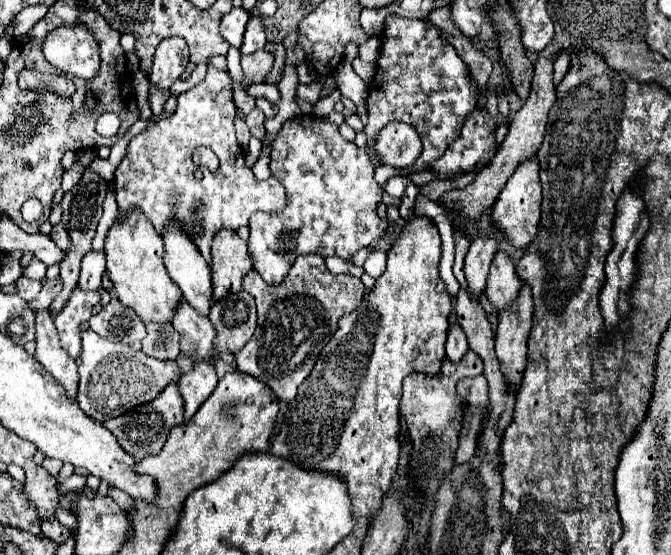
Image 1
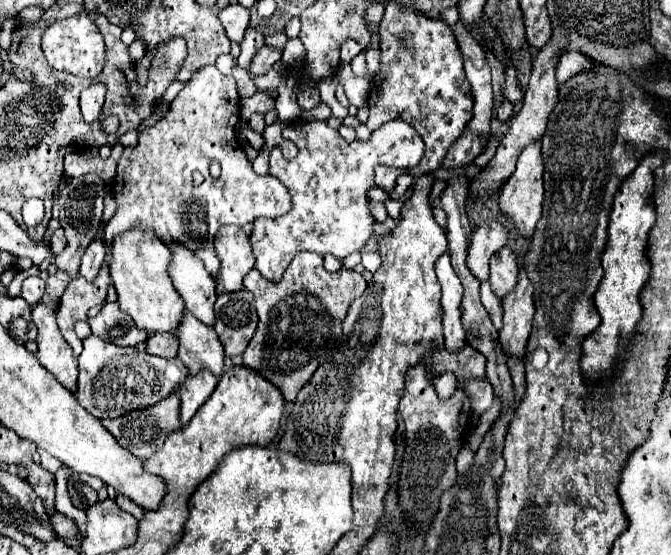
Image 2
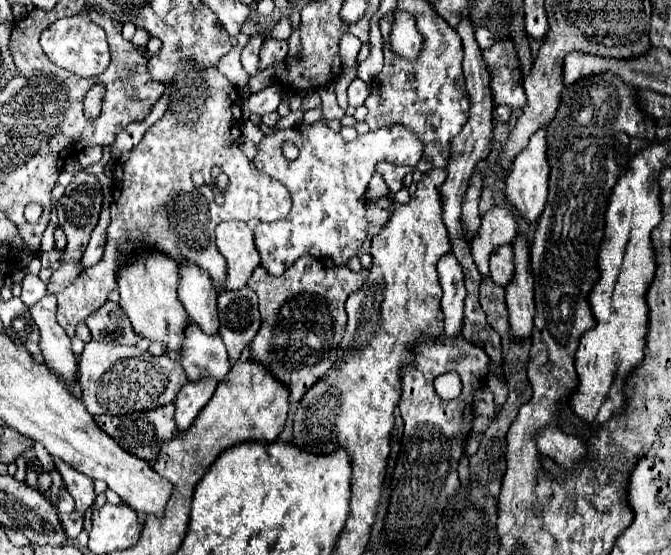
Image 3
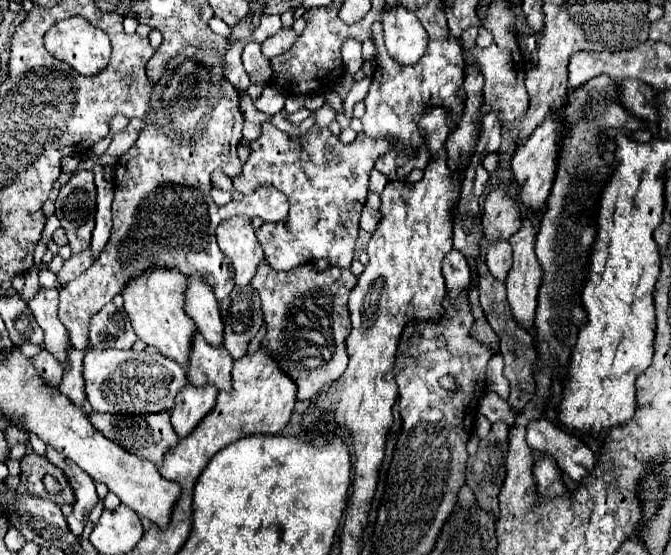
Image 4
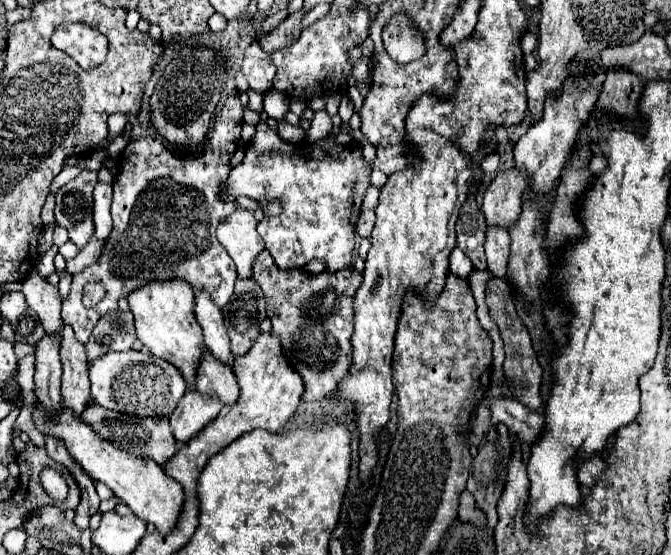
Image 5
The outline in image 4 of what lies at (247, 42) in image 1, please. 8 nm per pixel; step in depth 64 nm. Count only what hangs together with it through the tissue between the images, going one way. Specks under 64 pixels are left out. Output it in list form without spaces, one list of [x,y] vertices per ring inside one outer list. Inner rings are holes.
[[[248,42],[244,46],[242,64],[244,64],[246,74],[250,76],[252,84],[268,84],[272,80],[272,74],[274,74],[272,62],[260,52],[258,42]]]

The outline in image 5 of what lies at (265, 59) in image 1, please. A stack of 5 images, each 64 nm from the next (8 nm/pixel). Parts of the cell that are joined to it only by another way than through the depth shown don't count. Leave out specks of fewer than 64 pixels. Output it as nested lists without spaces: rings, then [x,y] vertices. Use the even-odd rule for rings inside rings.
[[[306,10],[290,14],[278,28],[274,28],[272,32],[268,32],[260,38],[260,46],[266,52],[274,52],[276,48],[284,48],[284,44],[292,44],[292,40],[296,40],[302,32],[300,22],[302,22],[304,14],[306,14]]]

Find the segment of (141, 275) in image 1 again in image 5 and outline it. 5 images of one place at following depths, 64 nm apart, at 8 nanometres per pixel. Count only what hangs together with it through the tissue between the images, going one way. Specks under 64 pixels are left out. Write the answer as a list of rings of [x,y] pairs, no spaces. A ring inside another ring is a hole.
[[[170,280],[168,284],[150,284],[128,296],[130,310],[134,314],[134,326],[138,340],[156,356],[178,368],[190,388],[196,384],[196,372],[204,356],[204,334],[194,314],[194,292],[182,280]]]

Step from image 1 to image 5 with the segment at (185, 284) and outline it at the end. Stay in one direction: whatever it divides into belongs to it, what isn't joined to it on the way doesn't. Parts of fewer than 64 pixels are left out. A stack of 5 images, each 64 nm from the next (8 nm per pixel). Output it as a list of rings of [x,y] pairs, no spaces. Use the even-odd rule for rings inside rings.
[[[200,294],[200,296],[196,296],[194,312],[196,312],[196,318],[202,326],[204,336],[206,336],[204,338],[206,348],[214,354],[216,360],[234,368],[234,354],[232,354],[232,348],[230,348],[230,338],[228,338],[228,332],[224,328],[220,308],[216,308],[212,304],[212,300],[208,300],[208,296]]]

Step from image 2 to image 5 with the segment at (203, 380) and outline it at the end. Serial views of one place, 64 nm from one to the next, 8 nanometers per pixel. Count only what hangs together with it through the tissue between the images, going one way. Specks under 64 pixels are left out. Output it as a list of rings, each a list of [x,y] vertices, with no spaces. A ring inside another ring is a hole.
[[[188,390],[180,400],[176,412],[172,412],[170,416],[170,426],[176,442],[184,446],[212,420],[216,420],[220,410],[222,404],[216,404],[216,400],[208,400],[208,396],[200,396],[200,392],[196,390]]]

